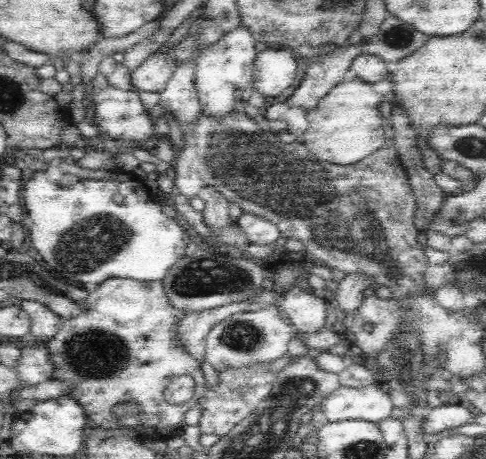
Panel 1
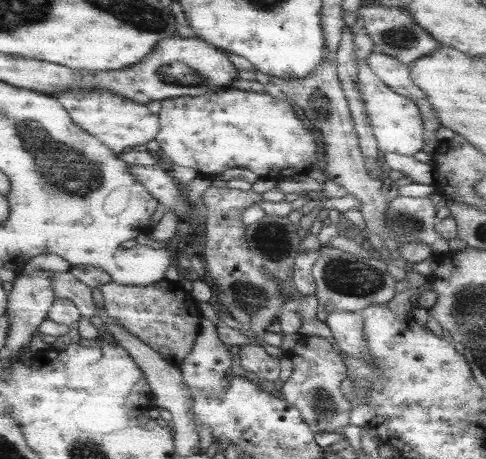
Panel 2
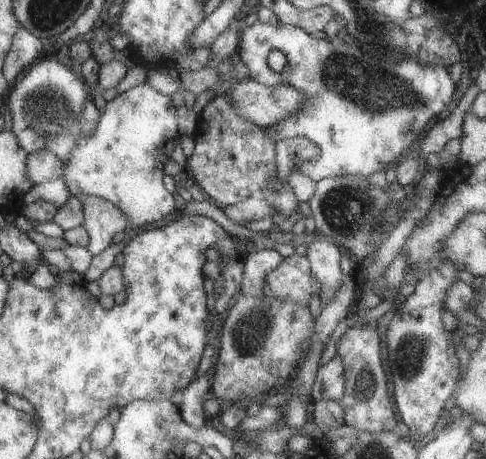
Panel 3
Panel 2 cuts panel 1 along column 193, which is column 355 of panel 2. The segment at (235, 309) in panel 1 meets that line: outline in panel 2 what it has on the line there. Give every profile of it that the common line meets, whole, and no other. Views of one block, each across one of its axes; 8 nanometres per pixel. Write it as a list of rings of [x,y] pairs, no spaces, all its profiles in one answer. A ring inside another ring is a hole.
[[[333,312],[333,314],[327,314],[325,324],[327,324],[329,332],[331,332],[333,346],[339,348],[341,354],[363,358],[365,338],[363,338],[363,316],[361,316],[361,312]]]

